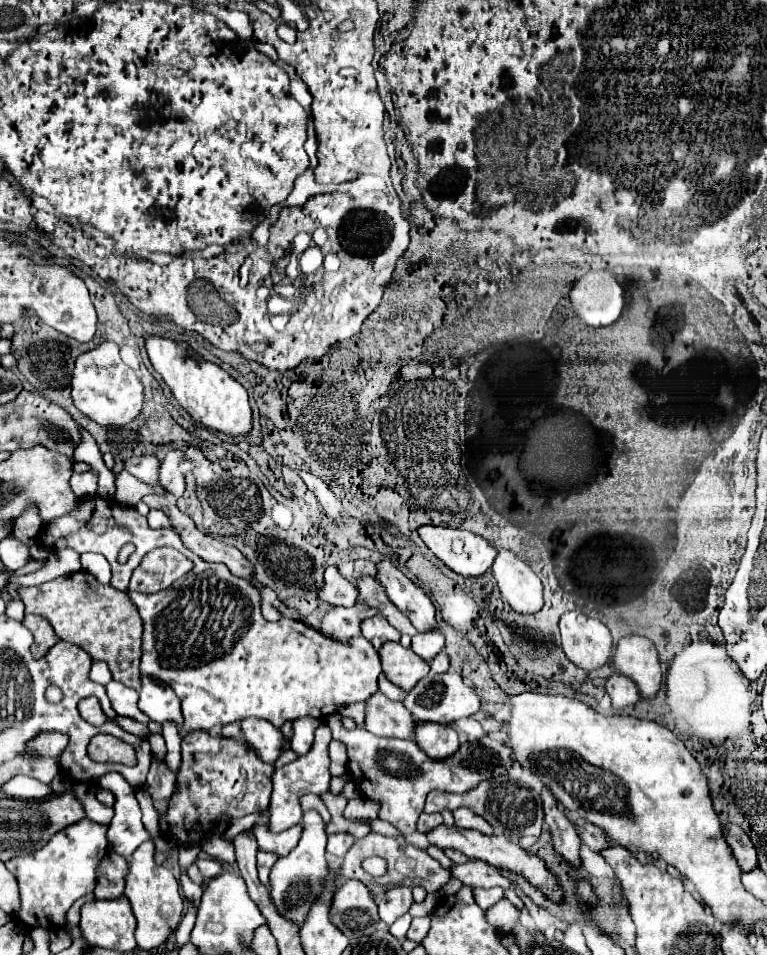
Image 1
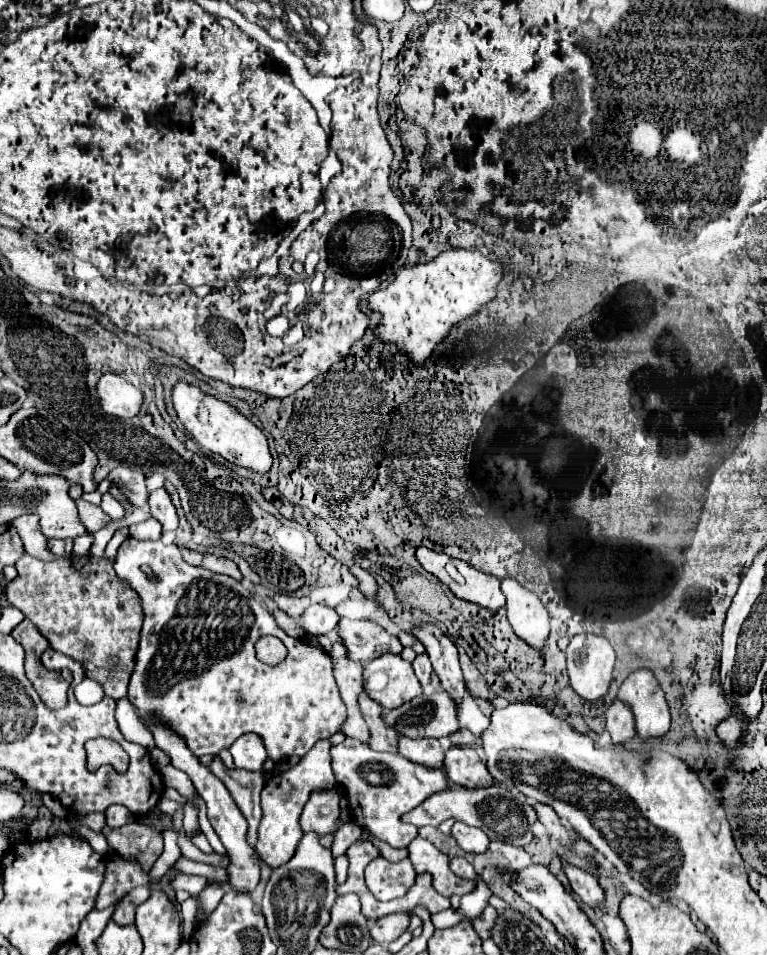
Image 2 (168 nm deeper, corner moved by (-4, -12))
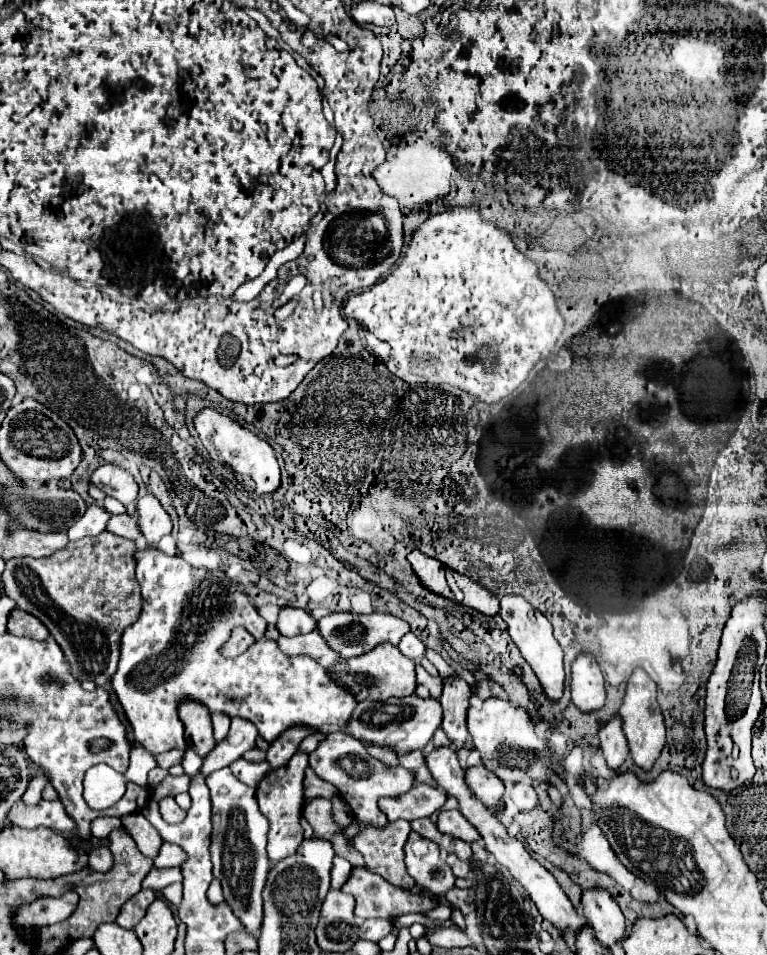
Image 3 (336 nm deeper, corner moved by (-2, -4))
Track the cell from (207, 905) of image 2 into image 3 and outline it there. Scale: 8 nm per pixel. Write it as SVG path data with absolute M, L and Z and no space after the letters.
M214 878L207 890L207 898L212 904L217 905L224 901L223 891L220 881Z

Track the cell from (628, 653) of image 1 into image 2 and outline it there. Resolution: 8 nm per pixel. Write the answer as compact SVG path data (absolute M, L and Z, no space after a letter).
M634 670L620 686L618 698L626 702L636 718L640 738L664 736L670 728L670 710L652 670Z

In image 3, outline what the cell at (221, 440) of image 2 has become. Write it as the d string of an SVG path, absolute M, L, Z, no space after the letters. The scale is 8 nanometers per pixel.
M204 408L196 416L194 426L196 426L196 432L198 432L202 444L206 446L210 458L218 460L218 462L224 462L226 466L230 466L238 474L240 484L248 492L264 496L264 494L272 494L272 492L276 492L280 488L278 460L274 456L272 446L266 440L260 440L250 430L244 430L234 420L230 420L228 416L222 416L220 412L214 412L212 408Z

